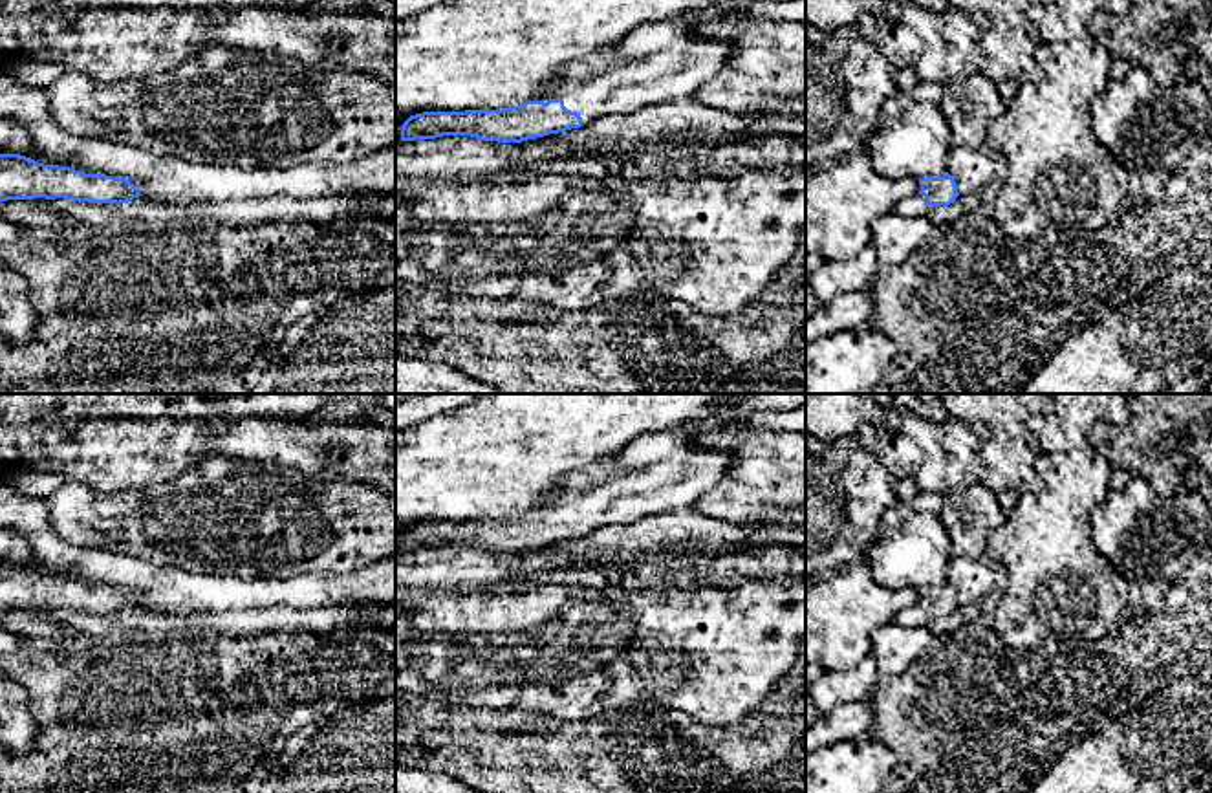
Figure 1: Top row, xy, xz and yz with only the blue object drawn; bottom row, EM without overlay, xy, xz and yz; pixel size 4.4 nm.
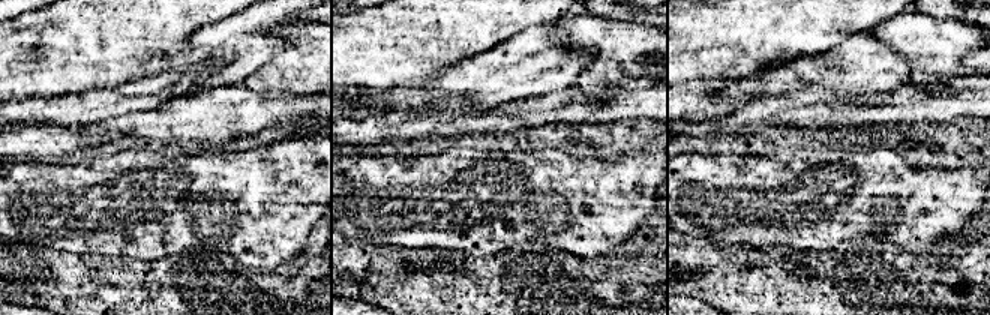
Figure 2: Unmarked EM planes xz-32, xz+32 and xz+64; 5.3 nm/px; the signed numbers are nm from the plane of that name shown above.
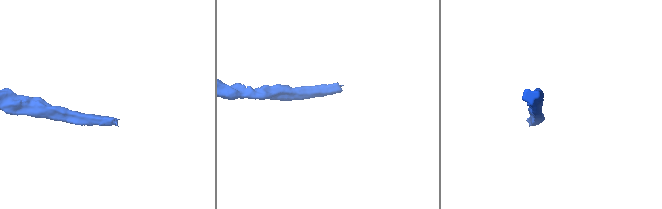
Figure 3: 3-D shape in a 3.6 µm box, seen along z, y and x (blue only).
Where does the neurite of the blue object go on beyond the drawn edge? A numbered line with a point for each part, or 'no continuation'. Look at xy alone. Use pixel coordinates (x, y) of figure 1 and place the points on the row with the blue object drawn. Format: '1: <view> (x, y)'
no continuation

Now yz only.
1: yz (916, 206)

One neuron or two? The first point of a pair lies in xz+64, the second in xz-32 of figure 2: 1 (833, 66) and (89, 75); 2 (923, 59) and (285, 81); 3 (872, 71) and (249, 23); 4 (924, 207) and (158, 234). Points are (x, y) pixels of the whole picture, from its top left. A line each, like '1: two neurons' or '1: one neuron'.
1: two neurons
2: one neuron
3: one neuron
4: one neuron

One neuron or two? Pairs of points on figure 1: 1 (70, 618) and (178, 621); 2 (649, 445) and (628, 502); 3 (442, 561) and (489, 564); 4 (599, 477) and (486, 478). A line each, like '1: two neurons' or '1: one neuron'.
1: one neuron
2: one neuron
3: one neuron
4: two neurons

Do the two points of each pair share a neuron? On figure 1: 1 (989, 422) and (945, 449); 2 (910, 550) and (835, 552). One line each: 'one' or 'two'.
1: two
2: two

